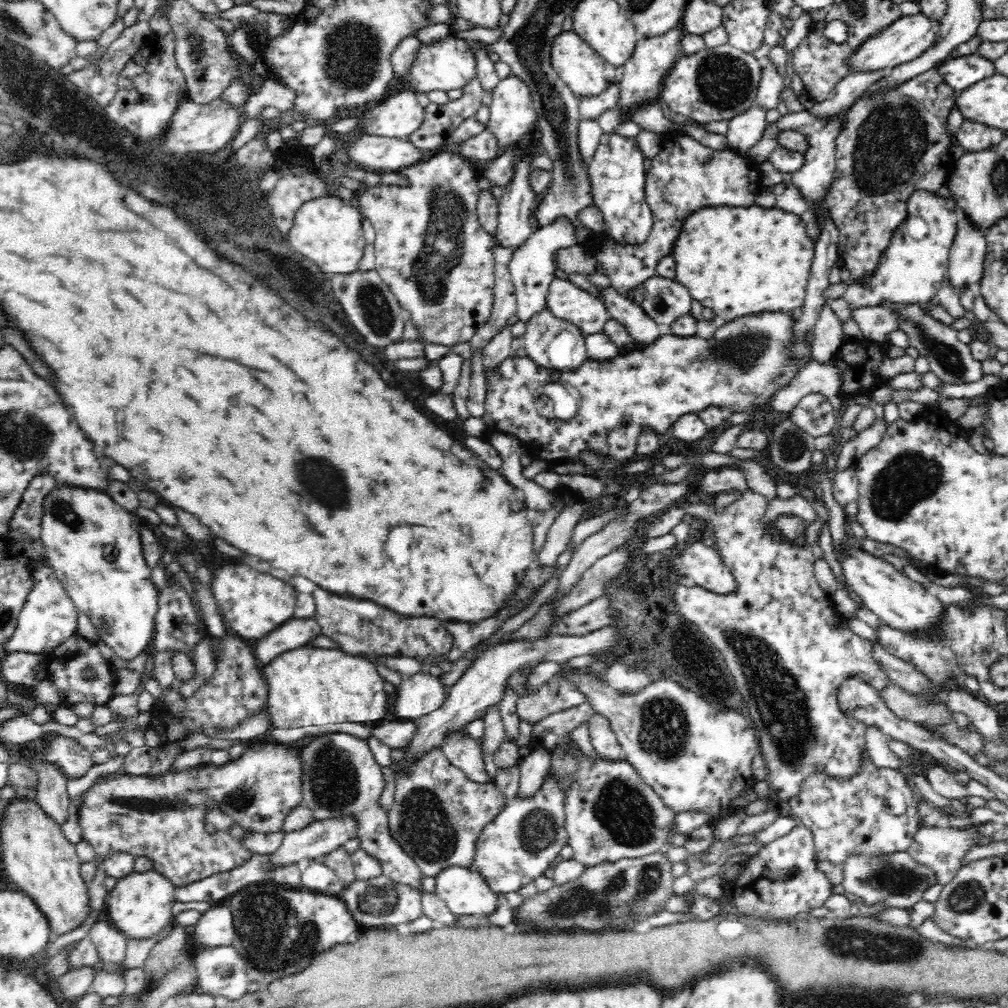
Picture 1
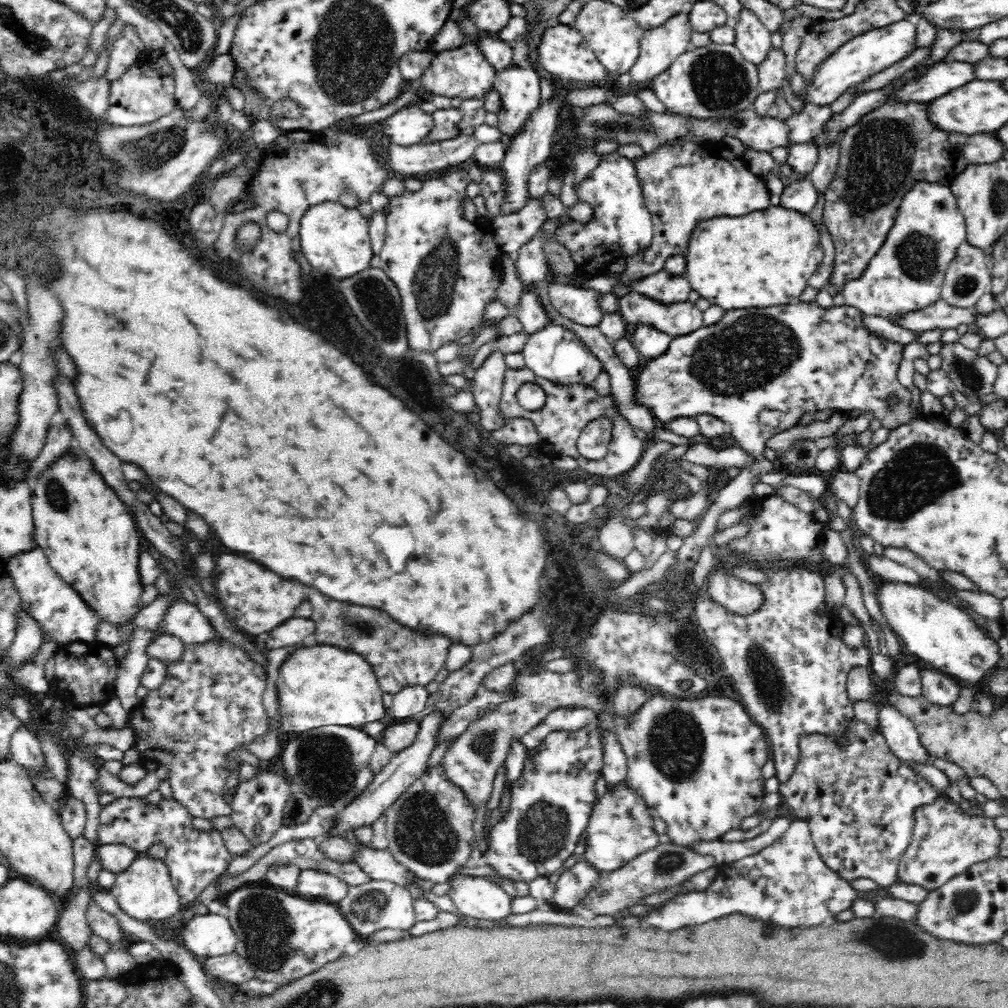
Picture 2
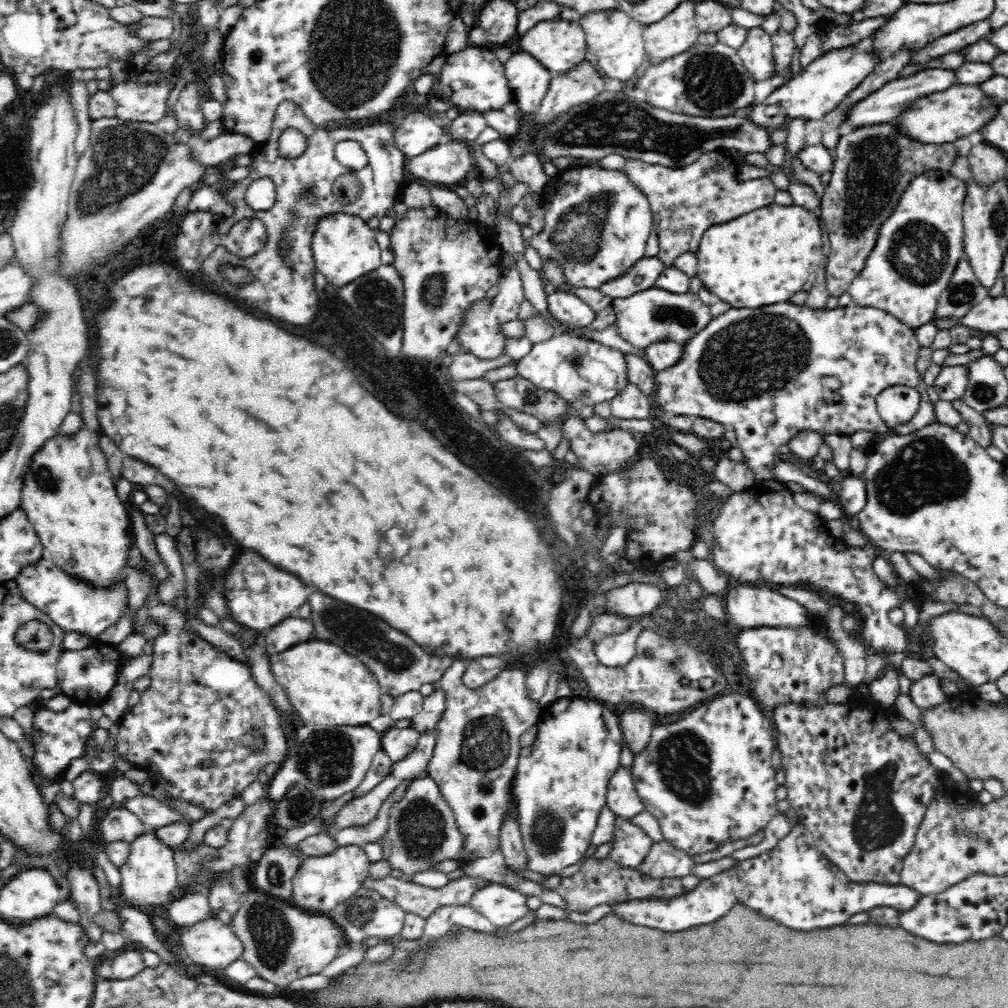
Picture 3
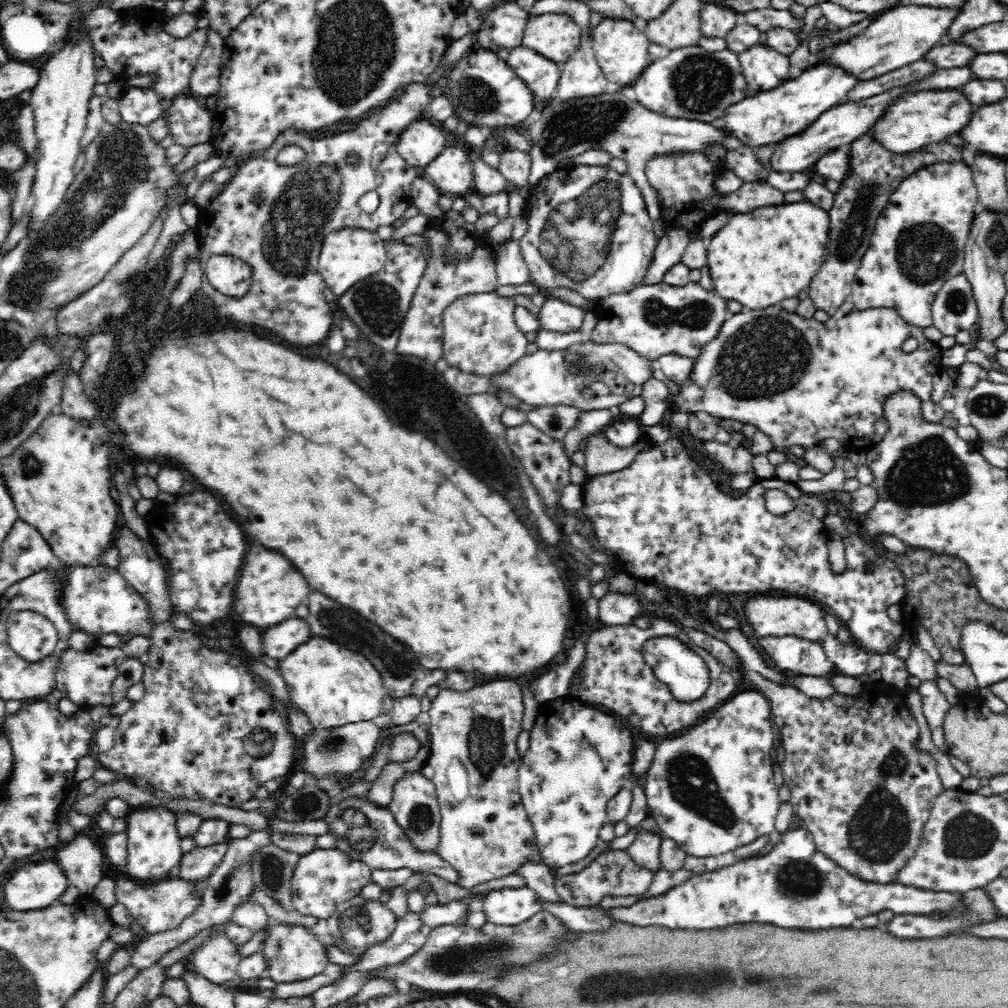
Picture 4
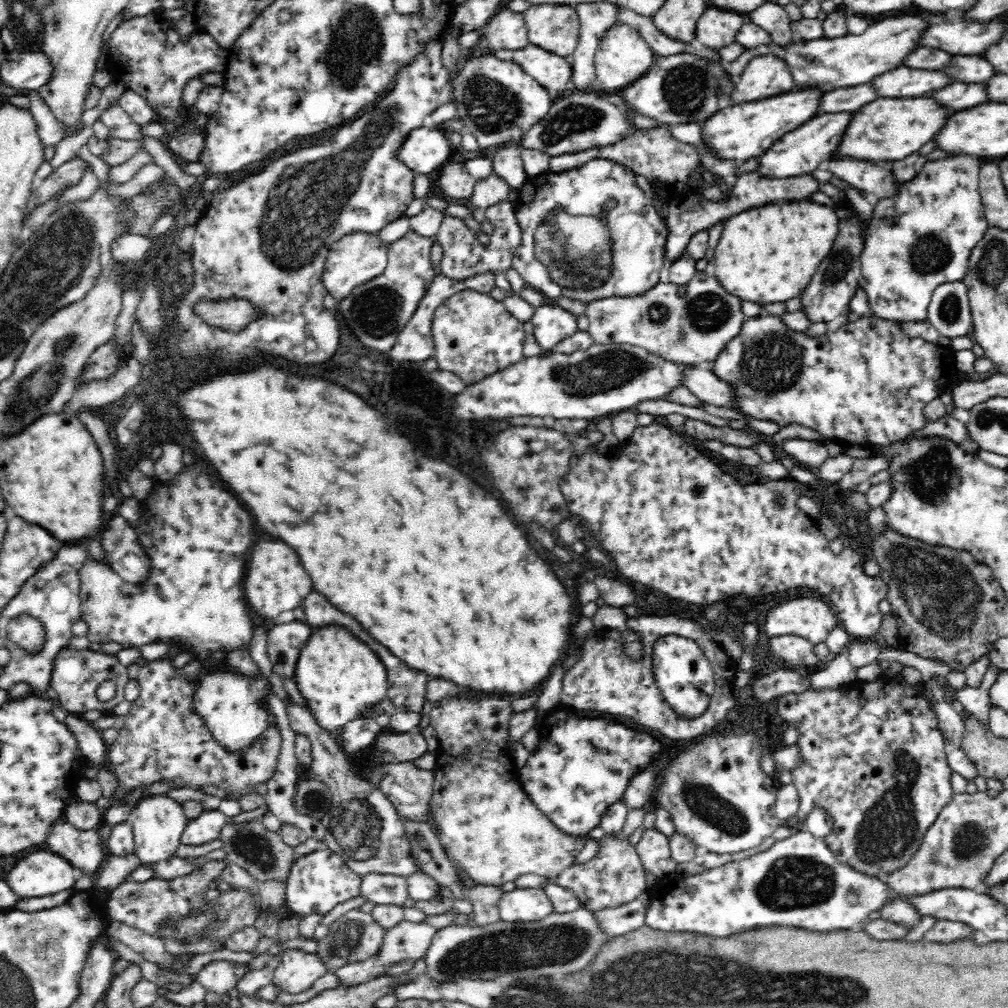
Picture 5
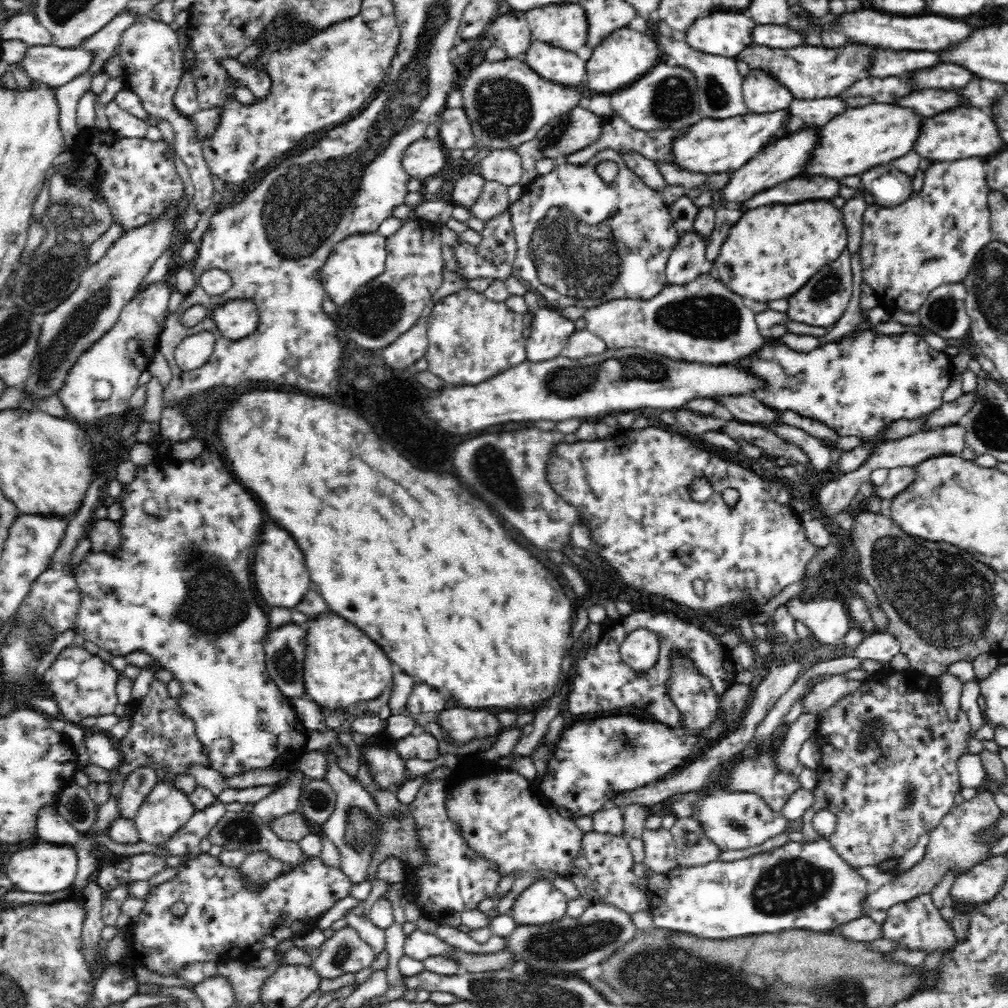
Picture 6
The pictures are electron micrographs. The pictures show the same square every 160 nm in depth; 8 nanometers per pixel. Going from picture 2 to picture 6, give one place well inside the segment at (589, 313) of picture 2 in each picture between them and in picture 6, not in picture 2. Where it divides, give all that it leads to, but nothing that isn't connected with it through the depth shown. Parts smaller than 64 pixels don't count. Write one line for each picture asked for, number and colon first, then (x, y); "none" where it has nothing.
3: (568, 308)
4: (555, 314)
5: (552, 324)
6: (550, 330)

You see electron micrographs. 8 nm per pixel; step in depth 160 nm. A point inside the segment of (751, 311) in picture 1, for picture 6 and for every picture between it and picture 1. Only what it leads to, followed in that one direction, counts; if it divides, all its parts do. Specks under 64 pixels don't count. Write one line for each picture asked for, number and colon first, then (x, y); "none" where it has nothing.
2: (758, 260)
3: (766, 257)
4: (758, 259)
5: (769, 254)
6: (771, 252)

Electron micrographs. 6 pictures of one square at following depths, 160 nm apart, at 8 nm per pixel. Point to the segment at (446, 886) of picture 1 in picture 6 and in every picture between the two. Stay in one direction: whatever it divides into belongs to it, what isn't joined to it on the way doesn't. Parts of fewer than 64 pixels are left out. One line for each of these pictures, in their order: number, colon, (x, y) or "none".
2: (475, 896)
3: (502, 905)
4: (506, 906)
5: (521, 904)
6: (539, 903)

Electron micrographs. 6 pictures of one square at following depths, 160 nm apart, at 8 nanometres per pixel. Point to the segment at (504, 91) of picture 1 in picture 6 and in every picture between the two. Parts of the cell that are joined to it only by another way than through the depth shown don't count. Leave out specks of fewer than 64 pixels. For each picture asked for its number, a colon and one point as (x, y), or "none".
2: (520, 92)
3: (528, 80)
4: (540, 75)
5: (552, 72)
6: (553, 64)

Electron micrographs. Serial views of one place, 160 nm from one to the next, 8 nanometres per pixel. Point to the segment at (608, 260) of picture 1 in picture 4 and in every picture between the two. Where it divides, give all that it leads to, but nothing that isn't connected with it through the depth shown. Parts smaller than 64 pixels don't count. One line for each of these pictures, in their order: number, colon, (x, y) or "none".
2: (681, 184)
3: (685, 201)
4: (685, 182)

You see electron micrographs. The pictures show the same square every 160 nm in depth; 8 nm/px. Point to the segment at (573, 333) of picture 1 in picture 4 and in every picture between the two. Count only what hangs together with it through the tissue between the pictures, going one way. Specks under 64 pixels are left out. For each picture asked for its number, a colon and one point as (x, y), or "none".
2: (555, 352)
3: (586, 373)
4: (591, 376)

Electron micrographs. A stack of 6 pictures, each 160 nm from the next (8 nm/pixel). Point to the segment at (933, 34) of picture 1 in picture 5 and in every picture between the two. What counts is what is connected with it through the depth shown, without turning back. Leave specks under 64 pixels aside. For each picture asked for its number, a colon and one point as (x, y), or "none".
2: (874, 51)
3: (819, 88)
4: (766, 118)
5: (743, 131)

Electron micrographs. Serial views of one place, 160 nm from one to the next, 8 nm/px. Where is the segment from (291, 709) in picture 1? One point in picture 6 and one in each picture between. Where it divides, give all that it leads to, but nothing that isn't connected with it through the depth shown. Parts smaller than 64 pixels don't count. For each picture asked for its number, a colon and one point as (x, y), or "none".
2: (318, 687)
3: (324, 685)
4: (333, 686)
5: (340, 681)
6: (342, 667)

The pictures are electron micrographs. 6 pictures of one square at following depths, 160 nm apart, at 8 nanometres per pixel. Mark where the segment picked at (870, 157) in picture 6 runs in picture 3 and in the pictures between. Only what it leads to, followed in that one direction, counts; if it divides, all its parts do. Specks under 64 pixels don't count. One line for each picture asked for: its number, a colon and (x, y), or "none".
3: (943, 117)
4: (925, 117)
5: (890, 128)

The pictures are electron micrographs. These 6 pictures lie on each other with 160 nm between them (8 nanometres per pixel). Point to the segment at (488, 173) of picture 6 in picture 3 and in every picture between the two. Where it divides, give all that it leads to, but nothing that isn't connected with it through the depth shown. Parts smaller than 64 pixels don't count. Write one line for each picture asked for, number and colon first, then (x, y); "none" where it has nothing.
3: (529, 170)
4: (515, 165)
5: (508, 164)

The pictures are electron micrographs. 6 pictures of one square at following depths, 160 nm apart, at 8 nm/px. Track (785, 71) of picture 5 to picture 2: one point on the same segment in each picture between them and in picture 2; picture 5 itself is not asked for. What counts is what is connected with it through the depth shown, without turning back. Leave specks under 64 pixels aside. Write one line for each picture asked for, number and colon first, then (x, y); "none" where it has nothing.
2: (753, 40)
3: (756, 53)
4: (765, 69)

